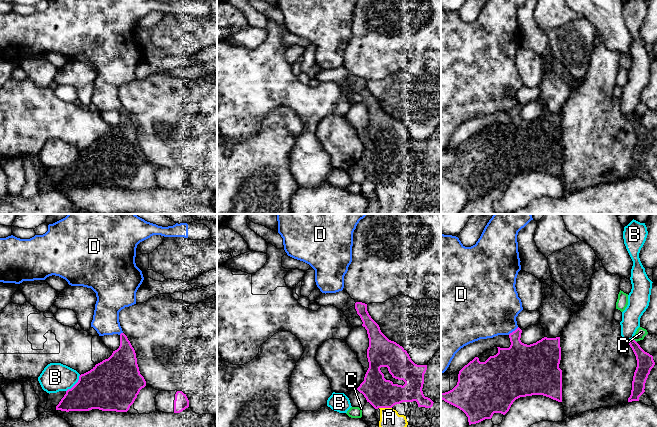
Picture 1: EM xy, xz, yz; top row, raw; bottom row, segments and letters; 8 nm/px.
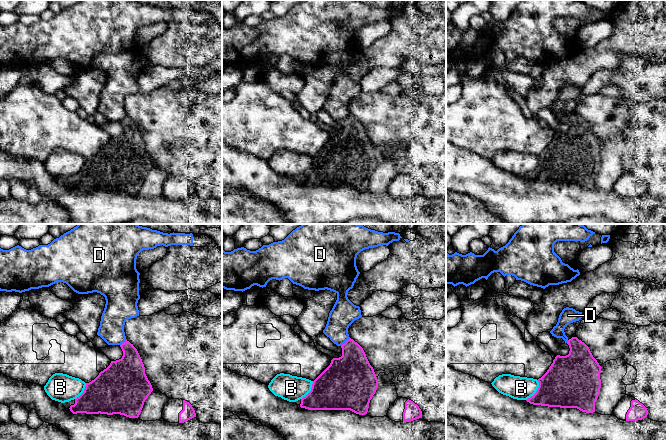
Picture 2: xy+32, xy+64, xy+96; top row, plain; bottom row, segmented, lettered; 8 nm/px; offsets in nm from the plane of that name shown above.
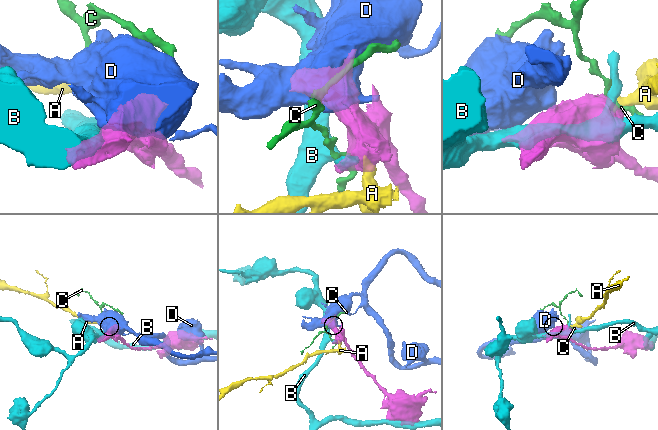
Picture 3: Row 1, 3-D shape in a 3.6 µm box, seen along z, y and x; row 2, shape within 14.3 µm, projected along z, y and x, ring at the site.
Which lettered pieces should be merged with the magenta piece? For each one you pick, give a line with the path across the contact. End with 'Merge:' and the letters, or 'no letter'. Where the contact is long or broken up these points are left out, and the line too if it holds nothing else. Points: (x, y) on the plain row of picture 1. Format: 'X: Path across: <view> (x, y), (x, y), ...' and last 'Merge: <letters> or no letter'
Merge: no letter

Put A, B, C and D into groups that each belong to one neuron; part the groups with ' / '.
A / B / C / D

